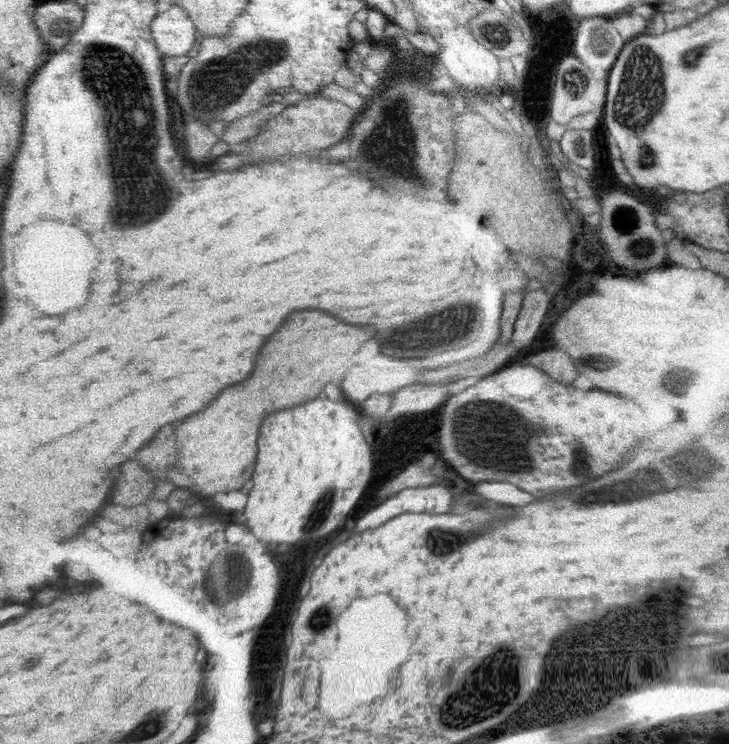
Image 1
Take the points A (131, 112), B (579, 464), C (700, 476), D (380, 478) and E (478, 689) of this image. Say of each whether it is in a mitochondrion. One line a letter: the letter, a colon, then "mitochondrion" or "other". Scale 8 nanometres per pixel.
A: mitochondrion
B: mitochondrion
C: other
D: other
E: mitochondrion

